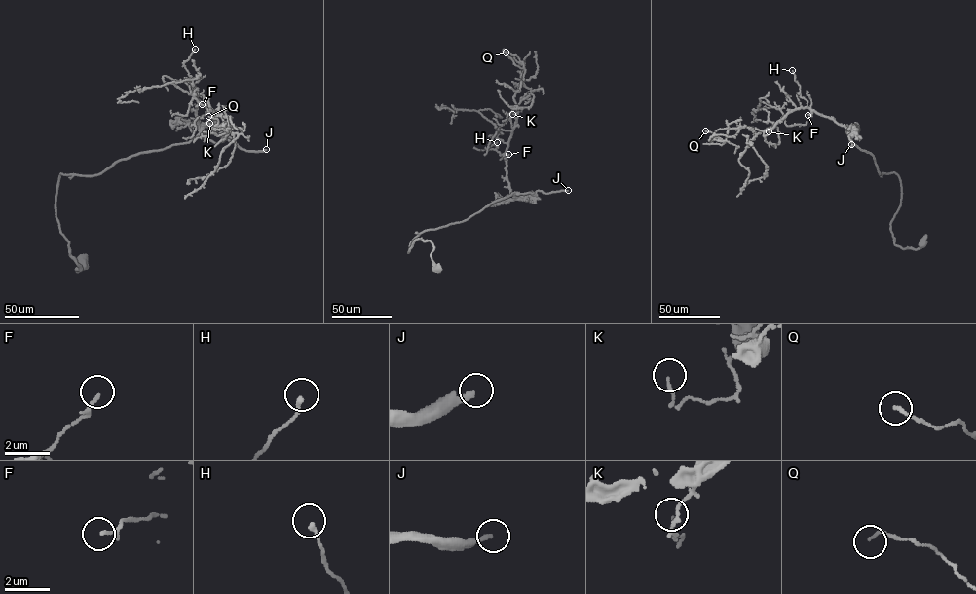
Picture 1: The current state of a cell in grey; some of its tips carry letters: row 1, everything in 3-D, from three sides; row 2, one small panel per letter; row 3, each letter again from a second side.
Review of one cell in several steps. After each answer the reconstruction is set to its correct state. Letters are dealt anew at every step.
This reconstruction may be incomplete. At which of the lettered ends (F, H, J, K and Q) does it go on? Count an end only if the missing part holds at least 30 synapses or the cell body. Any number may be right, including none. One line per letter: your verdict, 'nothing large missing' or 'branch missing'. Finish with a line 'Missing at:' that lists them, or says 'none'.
F: nothing large missing
H: nothing large missing
J: branch missing
K: nothing large missing
Q: nothing large missing
Missing at: J

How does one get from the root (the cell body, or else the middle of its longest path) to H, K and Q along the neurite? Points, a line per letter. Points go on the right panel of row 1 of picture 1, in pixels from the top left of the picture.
H: (921, 245), (894, 243), (890, 222), (900, 204), (899, 177), (880, 173), (846, 128), (807, 106), (792, 70)
K: (921, 245), (894, 243), (890, 222), (900, 204), (900, 178), (880, 173), (846, 128), (803, 107), (769, 131)
Q: (921, 245), (894, 243), (899, 177), (832, 119), (803, 107), (724, 140), (705, 130)

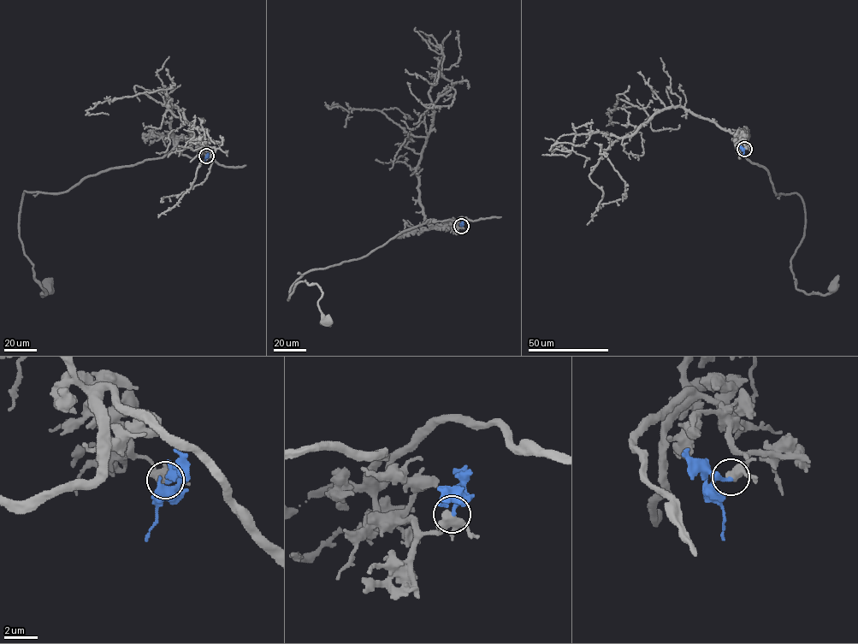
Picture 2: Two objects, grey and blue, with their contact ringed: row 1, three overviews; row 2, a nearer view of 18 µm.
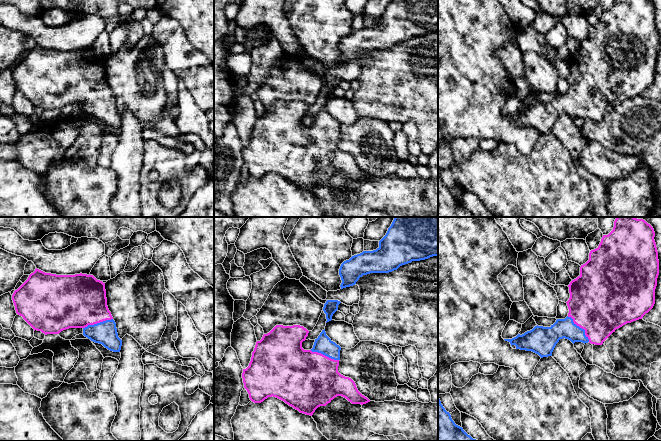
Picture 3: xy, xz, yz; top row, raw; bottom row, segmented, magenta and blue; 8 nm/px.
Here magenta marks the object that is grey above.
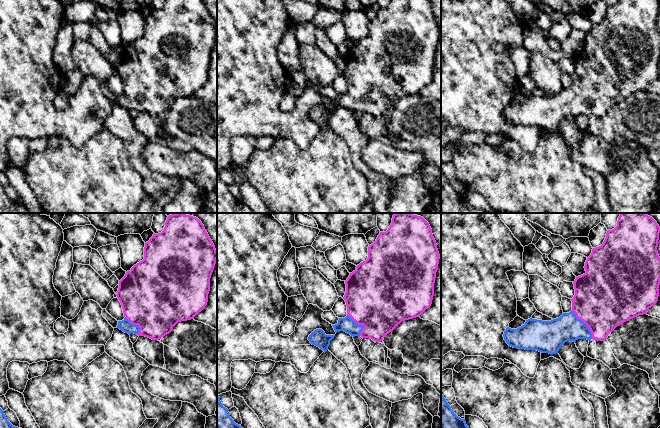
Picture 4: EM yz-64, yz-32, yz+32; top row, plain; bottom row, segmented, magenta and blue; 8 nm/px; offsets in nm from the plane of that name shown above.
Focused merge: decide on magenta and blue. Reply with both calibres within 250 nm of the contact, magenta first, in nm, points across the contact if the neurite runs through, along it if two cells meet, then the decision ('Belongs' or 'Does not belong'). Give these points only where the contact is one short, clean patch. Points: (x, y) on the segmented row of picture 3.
Thickness 480 nm (magenta) against 160 nm. Path across: yz (599, 303), (581, 327), (565, 328). Belongs

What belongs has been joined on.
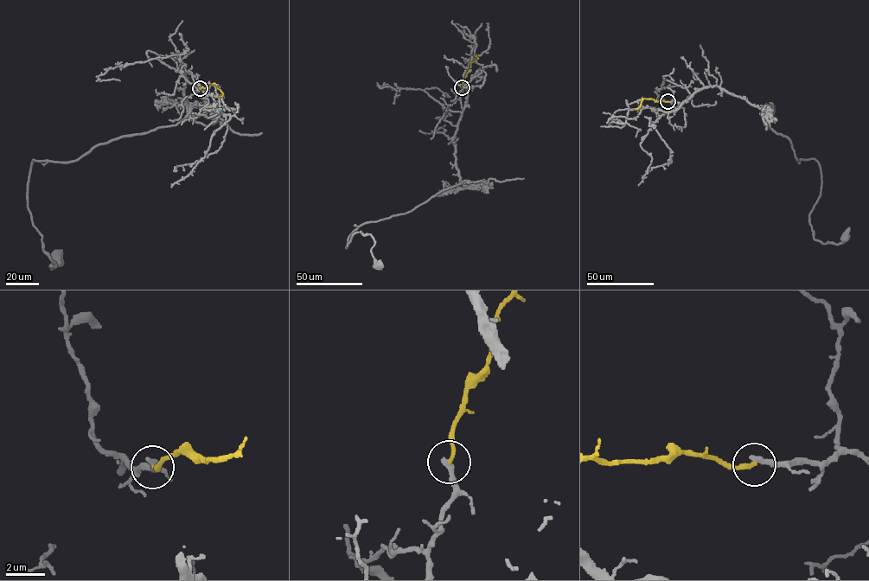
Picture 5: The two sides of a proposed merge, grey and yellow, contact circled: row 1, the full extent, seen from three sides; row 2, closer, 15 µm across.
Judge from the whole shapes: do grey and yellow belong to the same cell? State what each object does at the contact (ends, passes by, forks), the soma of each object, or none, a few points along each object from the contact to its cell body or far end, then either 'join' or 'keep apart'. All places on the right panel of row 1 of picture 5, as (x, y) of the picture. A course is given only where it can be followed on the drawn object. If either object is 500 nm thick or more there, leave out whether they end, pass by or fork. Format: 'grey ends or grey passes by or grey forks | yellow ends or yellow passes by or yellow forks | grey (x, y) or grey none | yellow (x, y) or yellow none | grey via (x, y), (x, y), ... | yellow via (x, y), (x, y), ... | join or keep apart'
grey ends | yellow ends | grey (845, 239) | yellow none | grey via (667, 101), (715, 86), (757, 106), (796, 160), (818, 162), (814, 238), (844, 239) | yellow via (667, 101), (643, 98), (635, 110) | keep apart

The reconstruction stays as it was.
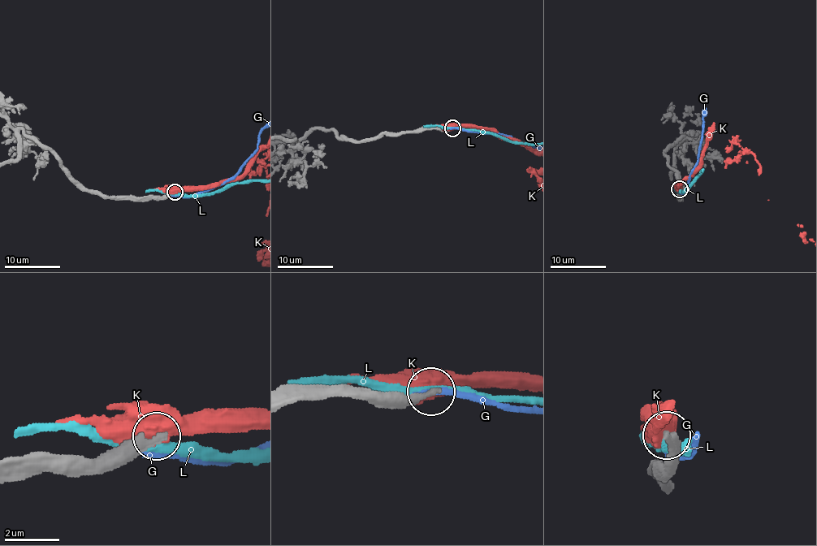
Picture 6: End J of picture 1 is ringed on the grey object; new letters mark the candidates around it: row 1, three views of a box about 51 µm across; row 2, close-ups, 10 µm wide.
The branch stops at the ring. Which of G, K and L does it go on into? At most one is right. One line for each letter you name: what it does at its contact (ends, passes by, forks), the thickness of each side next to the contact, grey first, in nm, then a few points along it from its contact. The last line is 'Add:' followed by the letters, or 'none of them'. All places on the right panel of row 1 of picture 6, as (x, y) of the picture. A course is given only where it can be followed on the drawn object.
K: it ends | 440/850 nm
Add: K

